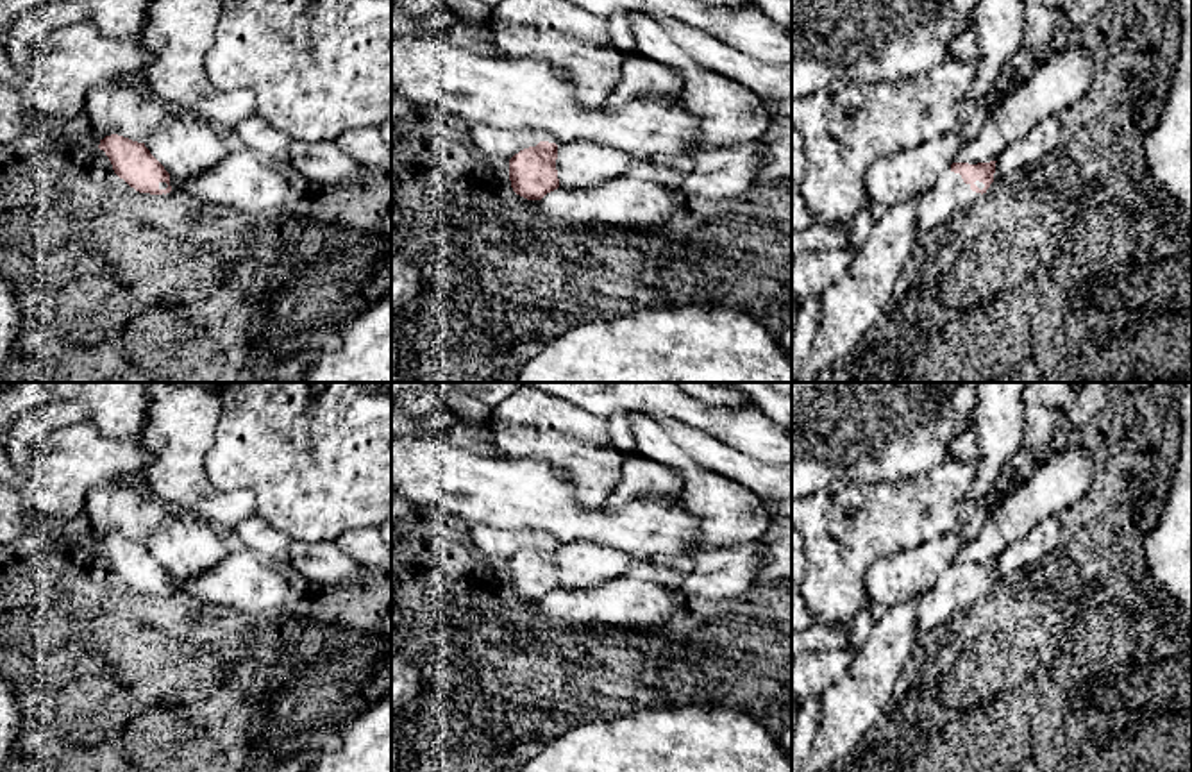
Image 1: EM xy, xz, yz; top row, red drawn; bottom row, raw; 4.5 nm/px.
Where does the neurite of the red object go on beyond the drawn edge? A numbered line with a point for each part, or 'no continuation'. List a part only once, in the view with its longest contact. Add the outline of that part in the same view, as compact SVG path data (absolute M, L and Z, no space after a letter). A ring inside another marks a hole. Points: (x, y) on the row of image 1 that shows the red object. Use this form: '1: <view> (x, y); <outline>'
1: yz (949, 193); M947 168L919 198L919 232L928 232L949 222L958 209L970 207L979 197L981 193L972 191L970 184L965 184L960 173Z

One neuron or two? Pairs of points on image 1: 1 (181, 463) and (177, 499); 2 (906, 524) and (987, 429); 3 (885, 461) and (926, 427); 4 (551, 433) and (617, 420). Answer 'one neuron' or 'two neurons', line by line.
1: one neuron
2: two neurons
3: one neuron
4: two neurons

